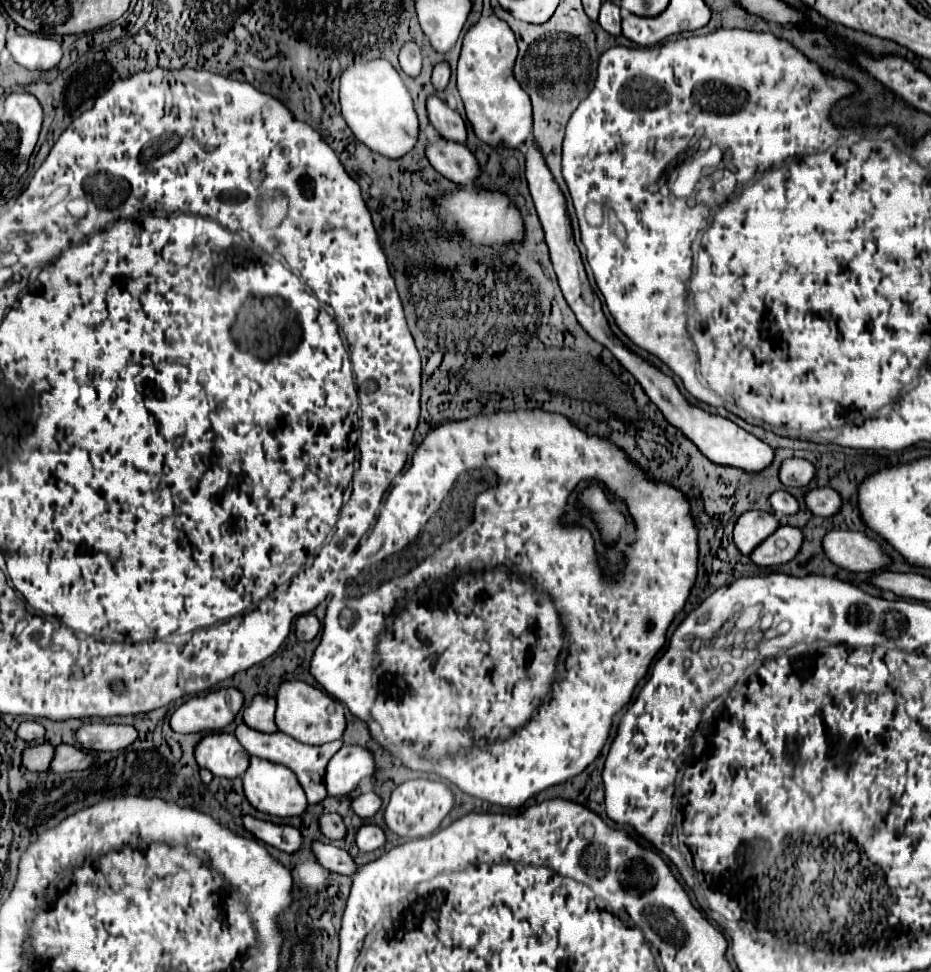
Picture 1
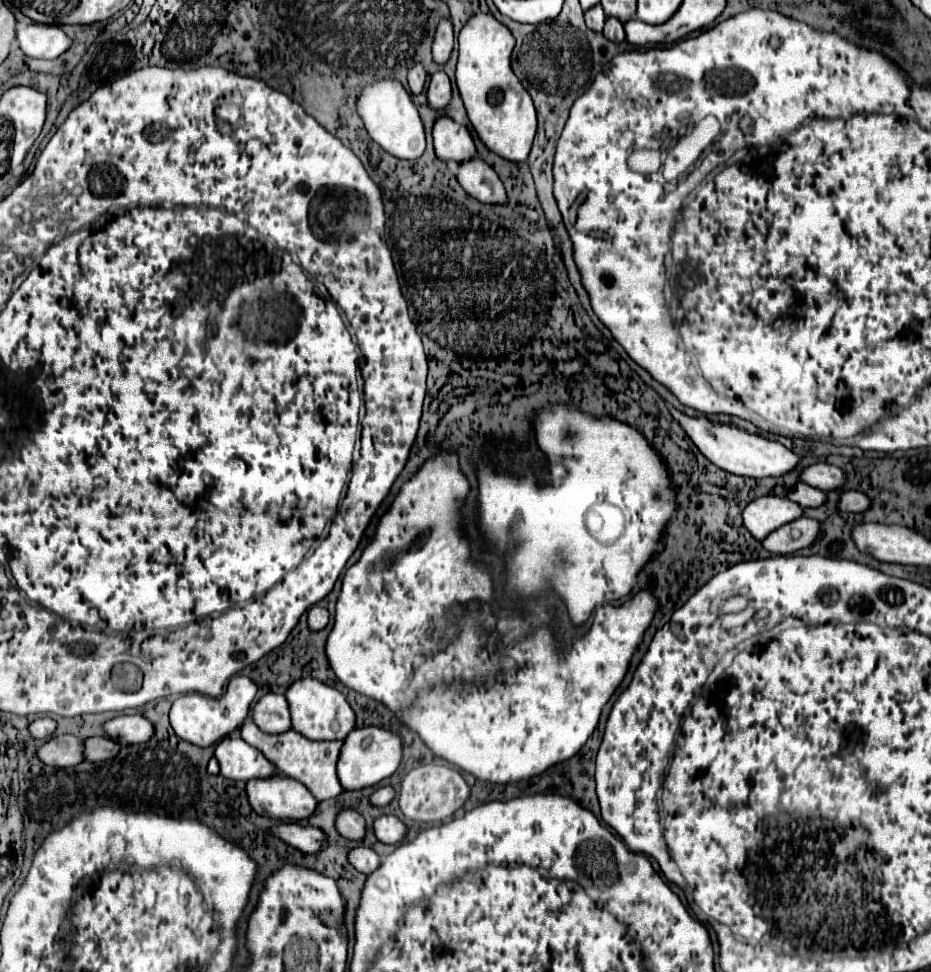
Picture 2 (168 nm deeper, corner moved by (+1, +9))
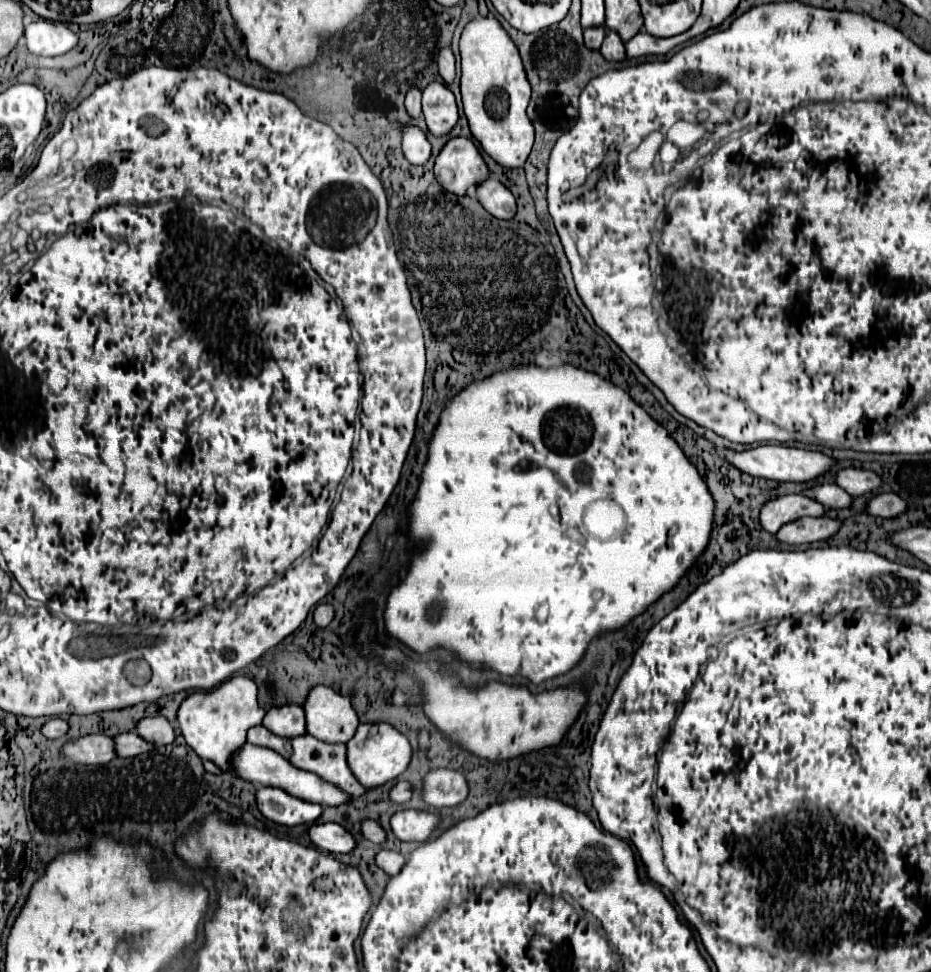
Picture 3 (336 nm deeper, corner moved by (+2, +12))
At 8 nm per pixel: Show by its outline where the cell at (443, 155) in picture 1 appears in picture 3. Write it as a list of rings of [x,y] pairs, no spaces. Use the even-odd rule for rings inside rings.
[[[486,178],[484,182],[476,184],[476,198],[496,218],[512,218],[516,212],[516,200],[512,192],[494,178]]]

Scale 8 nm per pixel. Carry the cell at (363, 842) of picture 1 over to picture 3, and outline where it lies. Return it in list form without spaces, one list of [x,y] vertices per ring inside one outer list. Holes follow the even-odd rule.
[[[402,810],[390,818],[390,828],[398,840],[426,842],[430,834],[434,832],[438,820],[440,818],[436,814],[418,812],[418,810]]]

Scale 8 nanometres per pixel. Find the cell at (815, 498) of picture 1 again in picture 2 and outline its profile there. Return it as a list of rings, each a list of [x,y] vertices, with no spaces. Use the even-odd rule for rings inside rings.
[[[843,491],[839,501],[839,511],[845,513],[863,513],[871,505],[871,499],[859,491]]]

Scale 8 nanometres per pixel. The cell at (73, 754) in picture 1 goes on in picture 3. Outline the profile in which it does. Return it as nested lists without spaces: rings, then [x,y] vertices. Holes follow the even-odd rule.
[[[126,732],[126,734],[114,736],[114,750],[116,750],[118,756],[130,758],[130,756],[138,756],[138,754],[142,754],[146,750],[152,750],[152,744],[144,742],[134,732]]]

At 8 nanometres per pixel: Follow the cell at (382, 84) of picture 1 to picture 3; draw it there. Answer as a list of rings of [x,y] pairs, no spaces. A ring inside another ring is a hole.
[[[402,126],[402,152],[408,162],[424,164],[430,158],[430,142],[418,126]]]

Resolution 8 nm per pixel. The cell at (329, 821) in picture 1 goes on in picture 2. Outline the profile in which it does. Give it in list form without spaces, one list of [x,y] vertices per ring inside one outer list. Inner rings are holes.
[[[341,811],[337,815],[337,823],[335,823],[337,831],[353,841],[363,841],[365,839],[365,819],[357,813],[357,811]]]

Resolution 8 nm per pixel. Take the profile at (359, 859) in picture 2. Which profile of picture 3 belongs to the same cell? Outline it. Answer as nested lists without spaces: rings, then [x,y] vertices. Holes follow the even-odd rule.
[[[380,850],[376,856],[374,856],[374,862],[378,868],[382,868],[386,874],[394,876],[398,872],[398,868],[404,864],[404,856],[398,854],[398,852],[392,852],[392,850]]]

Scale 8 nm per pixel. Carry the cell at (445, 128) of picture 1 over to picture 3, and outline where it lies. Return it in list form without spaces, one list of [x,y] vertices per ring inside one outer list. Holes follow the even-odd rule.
[[[454,136],[436,156],[434,174],[448,192],[466,194],[468,186],[476,186],[488,178],[488,166],[472,140]]]

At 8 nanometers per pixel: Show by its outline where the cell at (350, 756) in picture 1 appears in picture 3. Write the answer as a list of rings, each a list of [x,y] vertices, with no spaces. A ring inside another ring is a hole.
[[[386,722],[360,724],[356,734],[346,744],[346,748],[348,748],[348,766],[364,788],[376,788],[386,784],[388,780],[394,780],[406,770],[412,756],[408,738]]]

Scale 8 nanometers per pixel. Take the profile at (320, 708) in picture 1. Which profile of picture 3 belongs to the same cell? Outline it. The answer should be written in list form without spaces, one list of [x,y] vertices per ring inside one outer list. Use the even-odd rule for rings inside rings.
[[[314,686],[302,704],[306,732],[324,742],[348,742],[358,726],[356,710],[350,700],[328,686]]]

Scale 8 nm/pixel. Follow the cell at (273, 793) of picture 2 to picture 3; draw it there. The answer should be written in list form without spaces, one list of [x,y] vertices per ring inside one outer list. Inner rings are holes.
[[[264,786],[256,790],[256,806],[268,820],[284,826],[312,824],[322,812],[320,804],[304,802],[296,796],[286,794],[284,790],[274,790]]]

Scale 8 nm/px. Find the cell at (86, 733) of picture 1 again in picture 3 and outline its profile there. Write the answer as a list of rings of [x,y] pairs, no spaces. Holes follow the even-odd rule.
[[[148,716],[148,718],[142,718],[140,722],[136,722],[136,728],[134,732],[144,738],[146,742],[154,744],[154,746],[162,746],[162,744],[170,744],[174,742],[176,734],[174,734],[174,728],[170,726],[170,722],[162,716]]]

